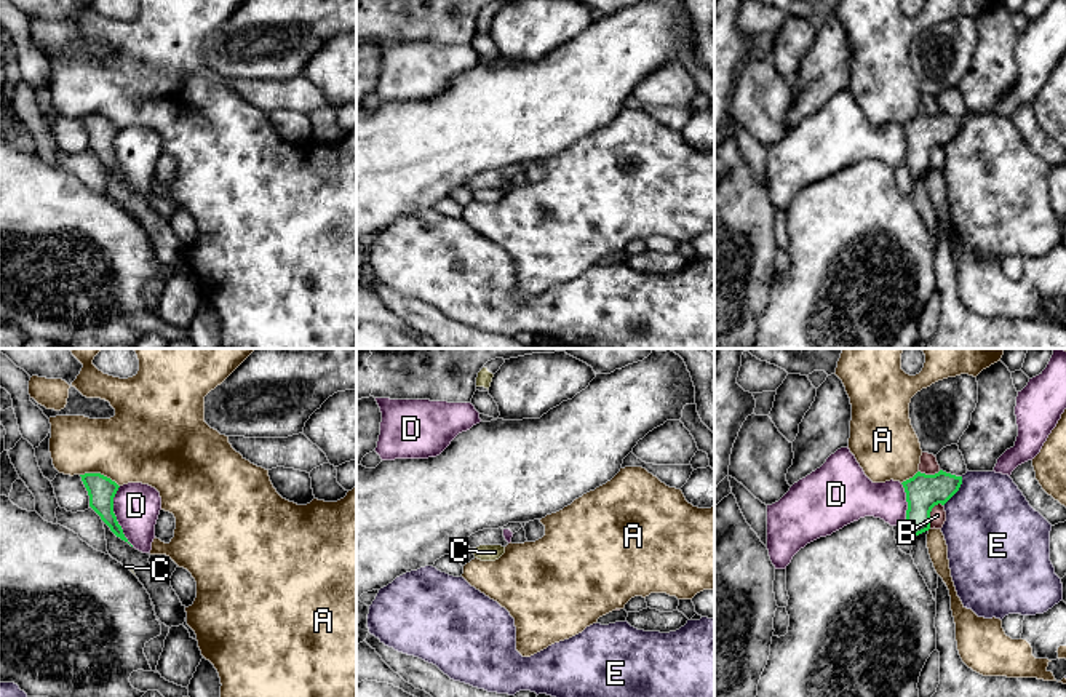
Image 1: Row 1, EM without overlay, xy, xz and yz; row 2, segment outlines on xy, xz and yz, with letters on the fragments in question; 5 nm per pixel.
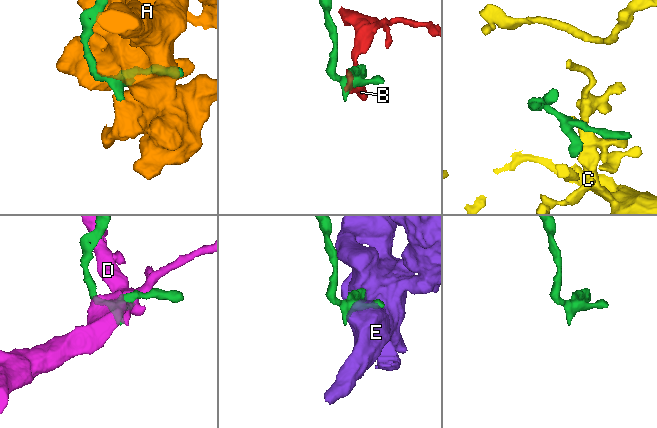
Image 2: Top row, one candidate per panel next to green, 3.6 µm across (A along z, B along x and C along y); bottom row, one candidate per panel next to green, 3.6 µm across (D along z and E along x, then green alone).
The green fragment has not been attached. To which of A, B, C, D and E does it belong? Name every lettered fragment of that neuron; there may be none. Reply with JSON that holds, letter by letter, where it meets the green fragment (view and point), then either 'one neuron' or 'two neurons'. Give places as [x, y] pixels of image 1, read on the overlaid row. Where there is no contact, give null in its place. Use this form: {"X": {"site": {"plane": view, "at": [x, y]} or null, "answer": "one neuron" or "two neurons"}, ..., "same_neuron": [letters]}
{"A": {"site": {"plane": "xy", "at": [99, 473]}, "answer": "two neurons"}, "B": {"site": {"plane": "yz", "at": [929, 515]}, "answer": "two neurons"}, "C": {"site": null, "answer": "one neuron"}, "D": {"site": {"plane": "xy", "at": [115, 517]}, "answer": "two neurons"}, "E": {"site": {"plane": "yz", "at": [958, 489]}, "answer": "two neurons"}, "same_neuron": ["C"]}

